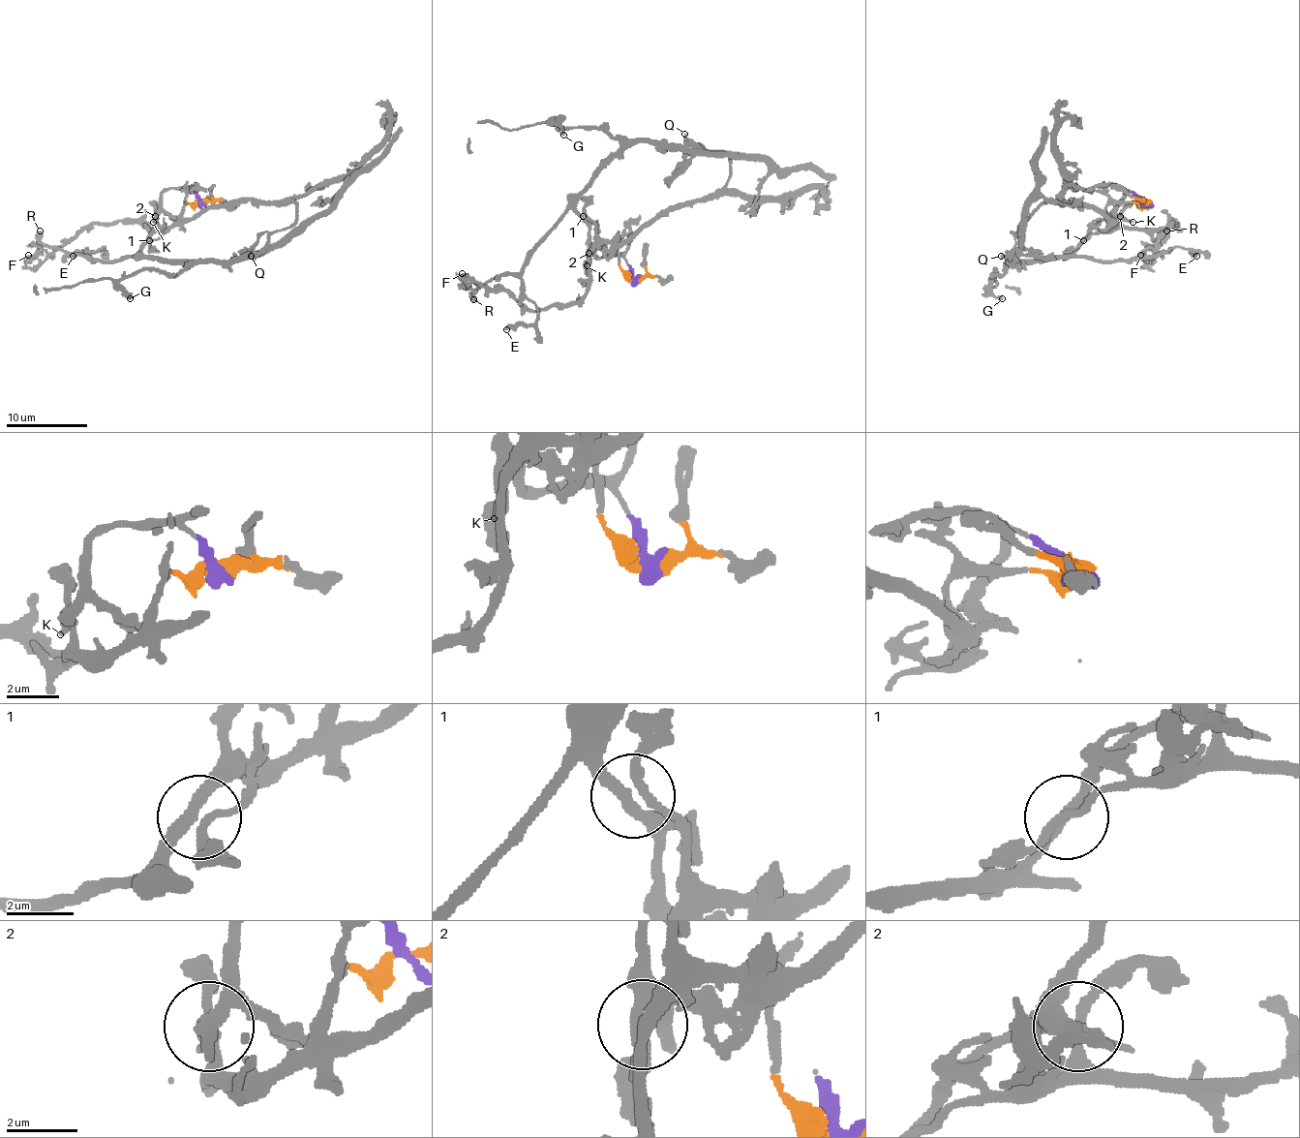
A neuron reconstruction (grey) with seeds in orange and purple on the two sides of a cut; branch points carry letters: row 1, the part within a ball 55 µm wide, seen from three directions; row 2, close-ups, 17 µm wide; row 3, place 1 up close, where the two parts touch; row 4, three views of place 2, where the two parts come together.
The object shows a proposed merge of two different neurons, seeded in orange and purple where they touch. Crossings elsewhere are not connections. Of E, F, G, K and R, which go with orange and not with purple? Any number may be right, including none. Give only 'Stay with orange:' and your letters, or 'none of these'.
Stay with orange: none of these

